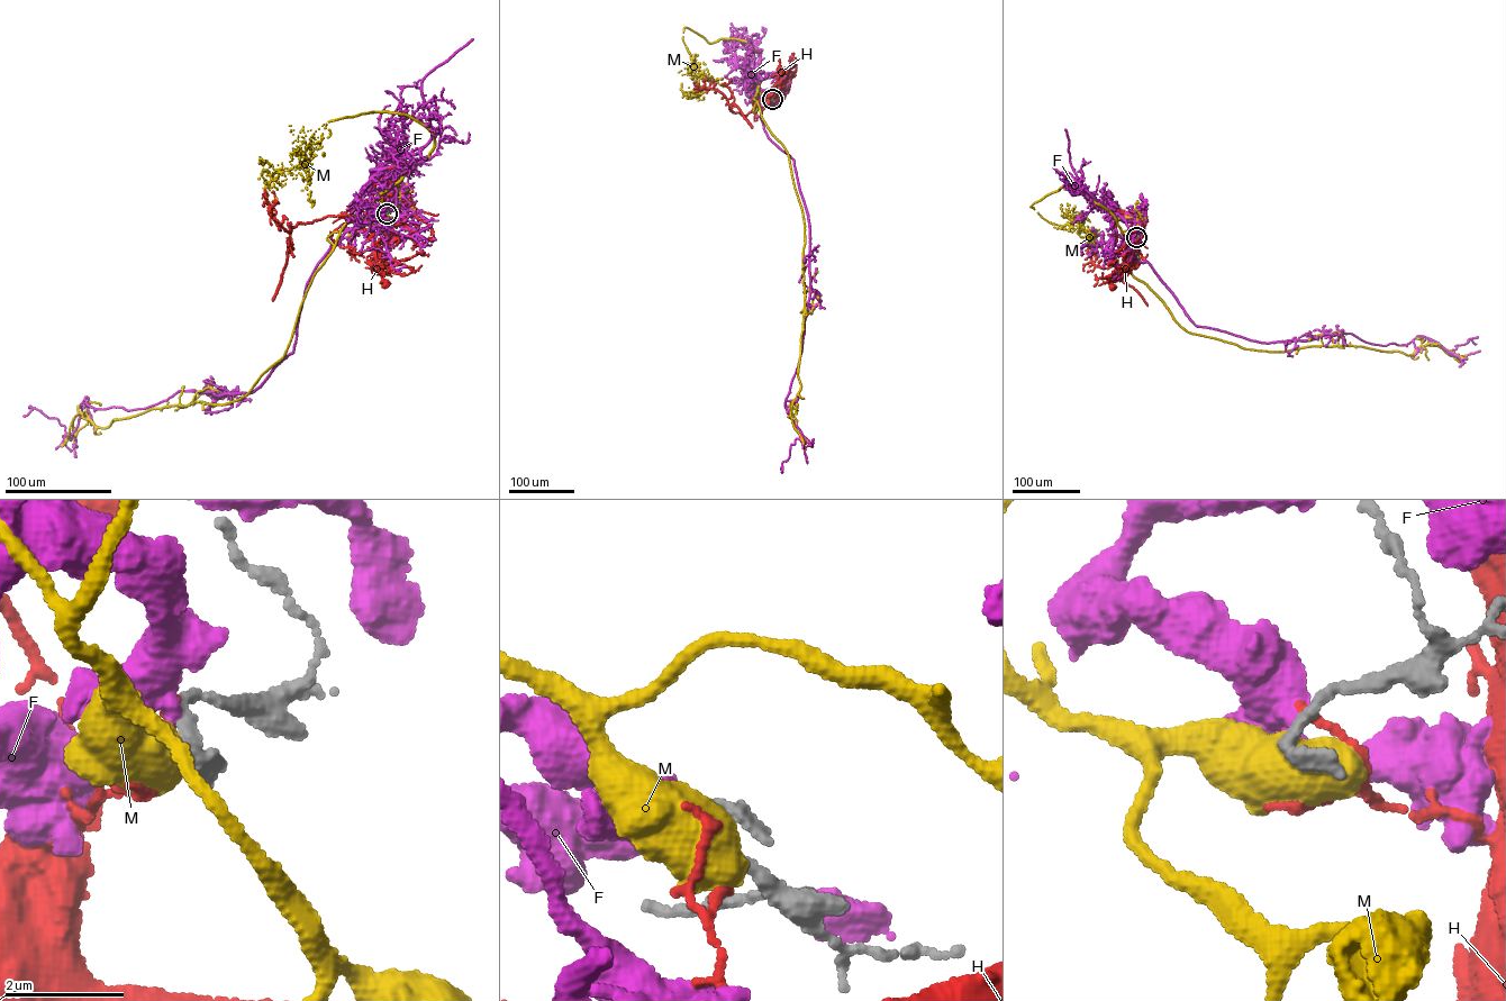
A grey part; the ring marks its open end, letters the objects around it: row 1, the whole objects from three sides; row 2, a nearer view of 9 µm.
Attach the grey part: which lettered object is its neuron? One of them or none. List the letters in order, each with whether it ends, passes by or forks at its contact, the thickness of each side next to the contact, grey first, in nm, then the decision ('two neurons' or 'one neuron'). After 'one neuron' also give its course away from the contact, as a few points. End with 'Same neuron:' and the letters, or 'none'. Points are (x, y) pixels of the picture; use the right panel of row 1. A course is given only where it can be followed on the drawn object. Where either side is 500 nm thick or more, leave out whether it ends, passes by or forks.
F: 190 nm thick on the grey side, 550 nm on the other; two neurons
H: it passes by; 180 nm thick on the grey side, 100 nm on the other; two neurons
M: 300 nm thick on the grey side, 700 nm on the other; two neurons
Same neuron: none

